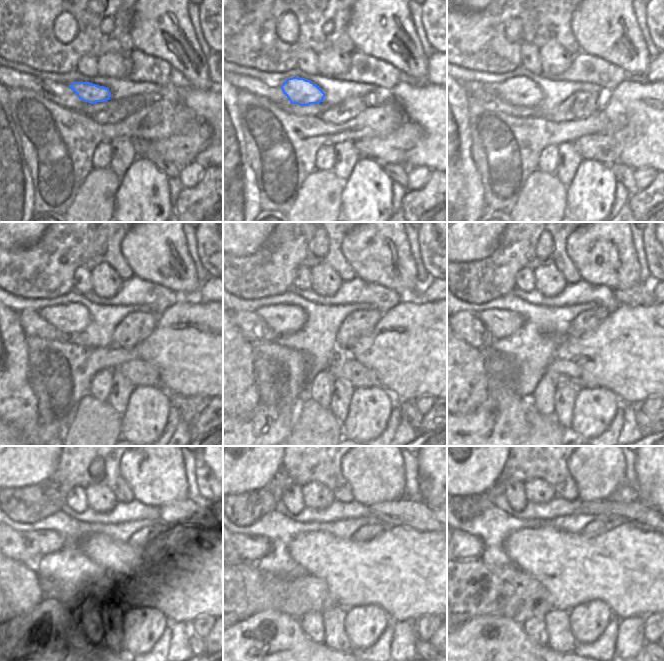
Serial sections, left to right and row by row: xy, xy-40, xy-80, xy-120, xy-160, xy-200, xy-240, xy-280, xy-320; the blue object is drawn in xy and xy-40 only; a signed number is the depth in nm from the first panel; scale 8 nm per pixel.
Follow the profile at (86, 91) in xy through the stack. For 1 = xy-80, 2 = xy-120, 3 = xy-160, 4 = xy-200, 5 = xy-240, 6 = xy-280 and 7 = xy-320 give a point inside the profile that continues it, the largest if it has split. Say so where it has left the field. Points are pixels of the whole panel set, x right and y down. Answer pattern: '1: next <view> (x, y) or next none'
1: next xy-80 (520, 91)
2: next xy-120 (71, 318)
3: next xy-160 (284, 320)
4: next xy-200 (500, 323)
5: next xy-240 (43, 542)
6: next xy-280 (249, 548)
7: next xy-320 (467, 547)

